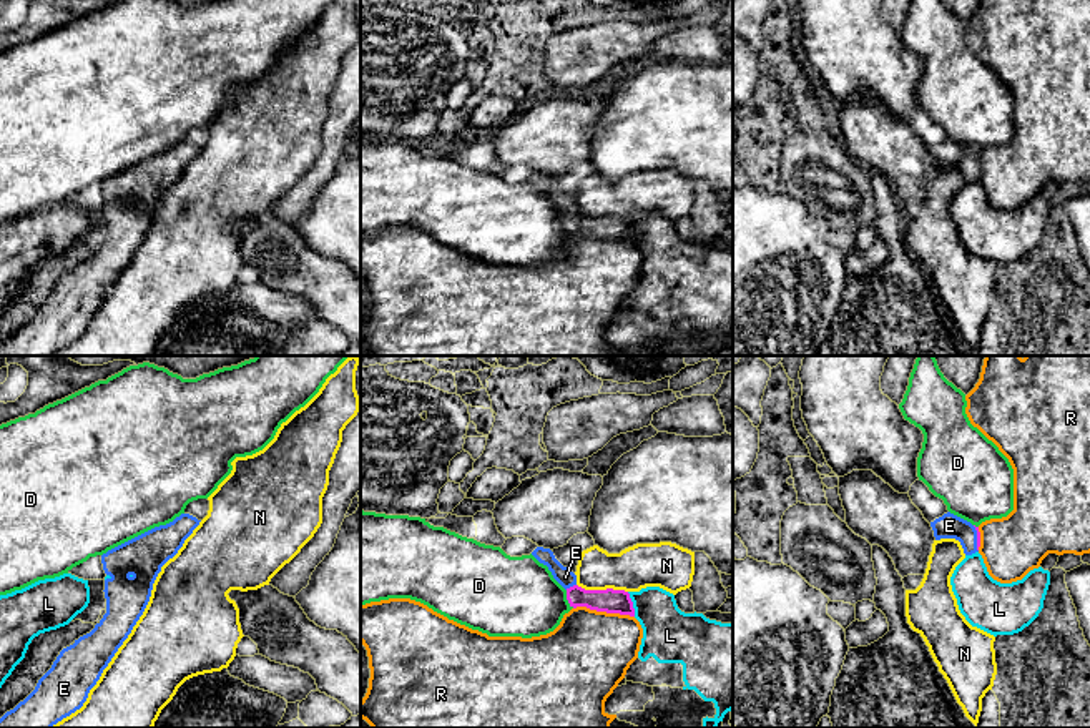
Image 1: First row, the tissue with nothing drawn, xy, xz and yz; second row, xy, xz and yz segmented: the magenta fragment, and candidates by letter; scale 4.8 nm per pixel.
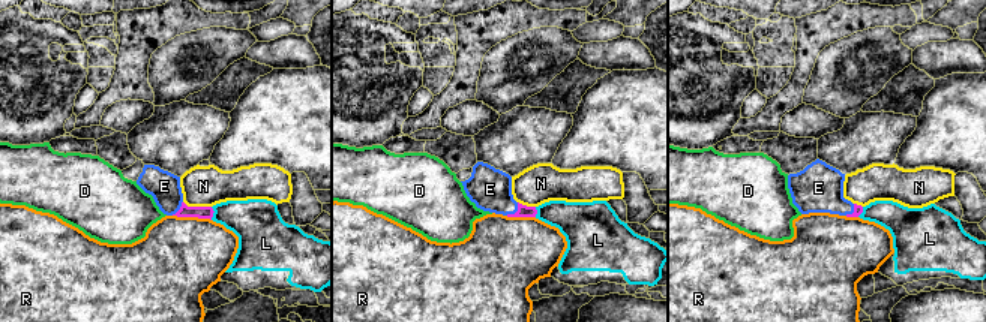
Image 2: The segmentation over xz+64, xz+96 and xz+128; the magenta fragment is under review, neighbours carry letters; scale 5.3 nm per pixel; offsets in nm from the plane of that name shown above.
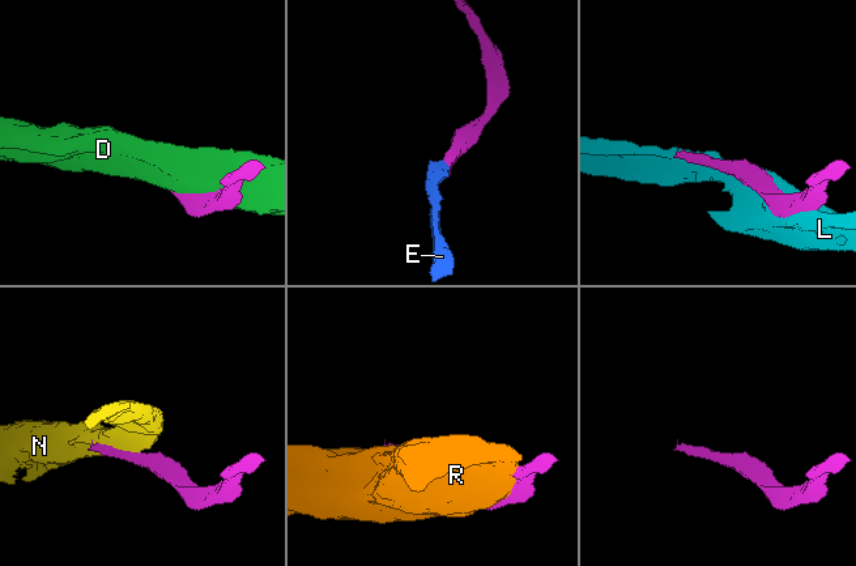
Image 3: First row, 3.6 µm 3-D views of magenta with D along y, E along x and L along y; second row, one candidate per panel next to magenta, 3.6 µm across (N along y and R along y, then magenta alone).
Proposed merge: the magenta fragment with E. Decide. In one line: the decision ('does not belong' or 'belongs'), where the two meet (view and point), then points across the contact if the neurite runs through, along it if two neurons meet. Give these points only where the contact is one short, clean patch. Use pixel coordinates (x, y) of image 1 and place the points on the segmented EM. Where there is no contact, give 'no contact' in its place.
belongs; meets magenta in xz at (570, 587); runs through xz (608, 600), (584, 599), (570, 587), (565, 577)

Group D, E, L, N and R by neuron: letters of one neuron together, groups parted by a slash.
D / E / L / N / R

